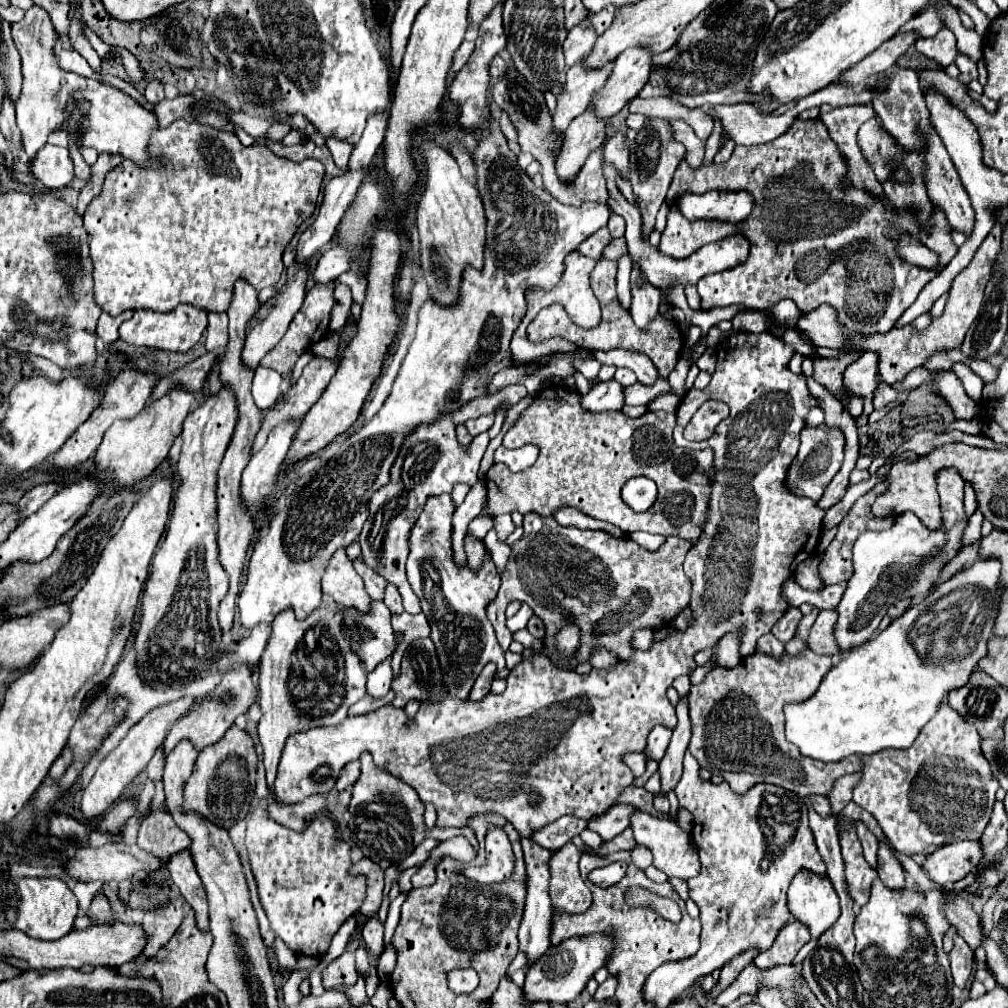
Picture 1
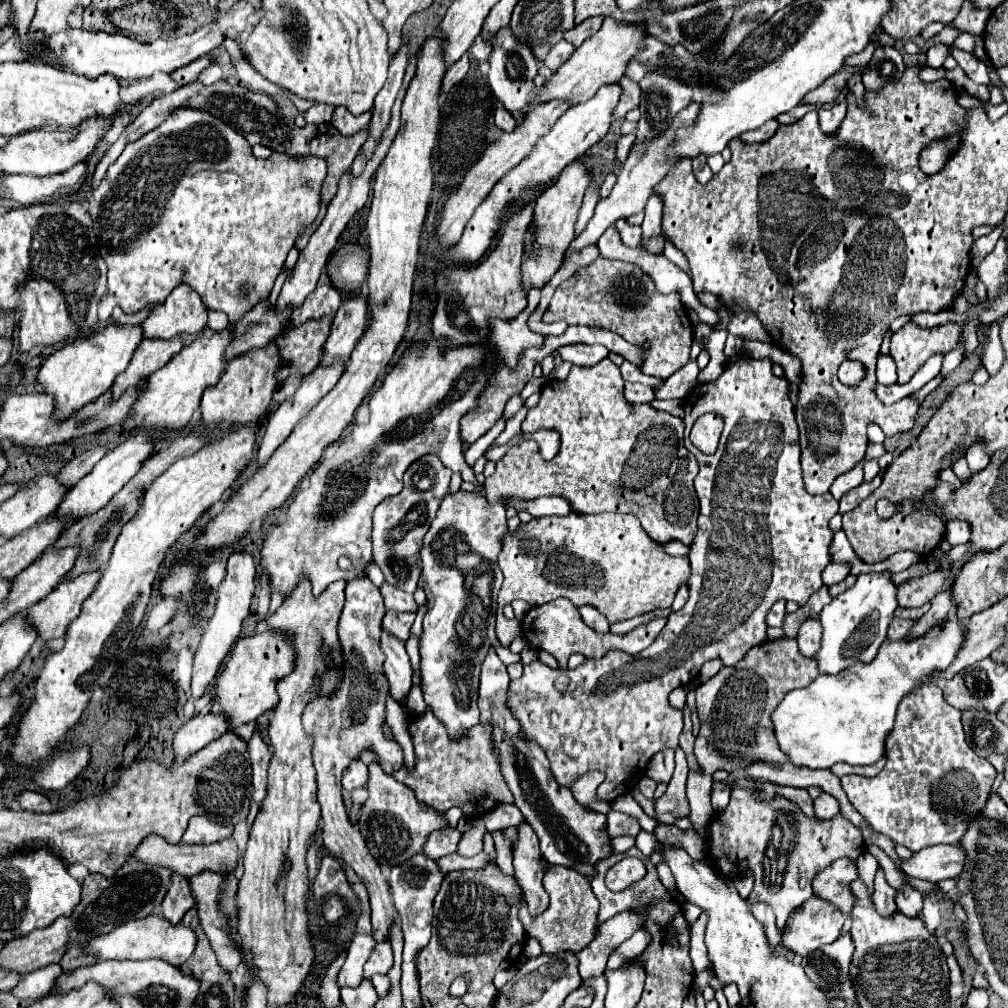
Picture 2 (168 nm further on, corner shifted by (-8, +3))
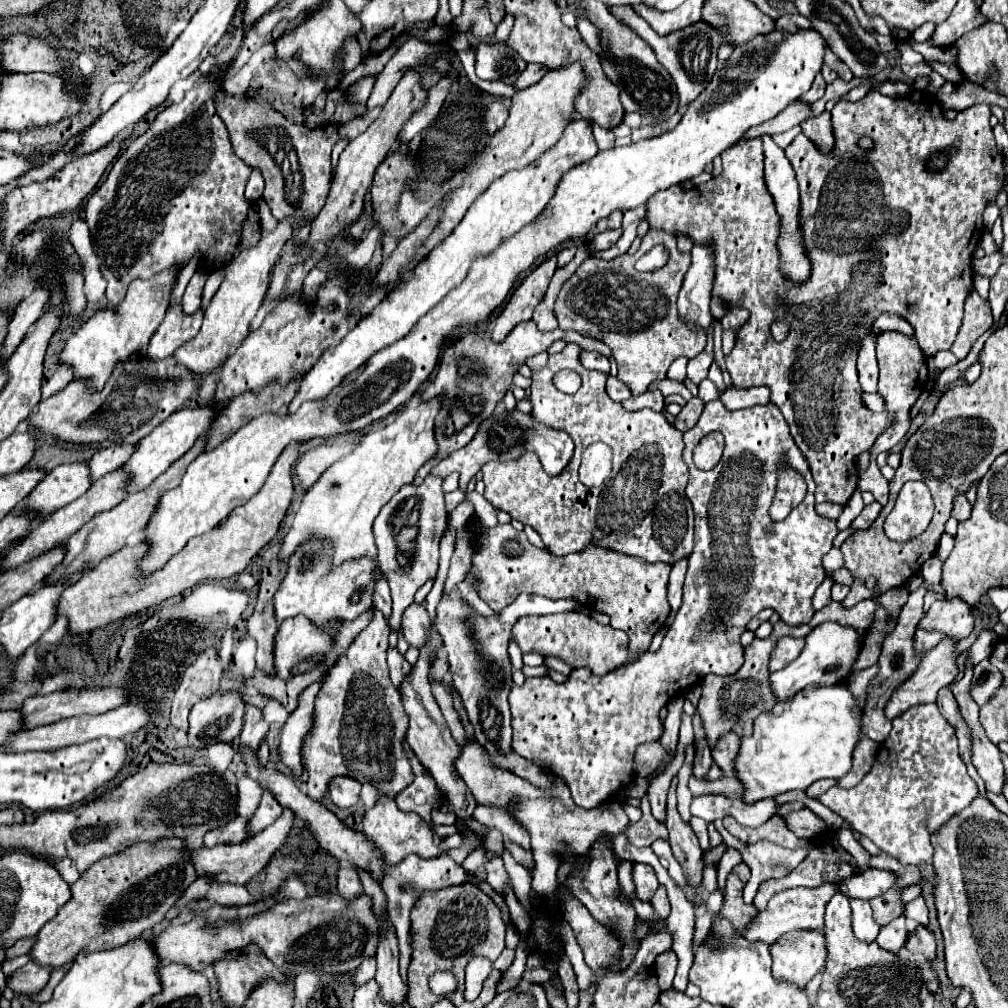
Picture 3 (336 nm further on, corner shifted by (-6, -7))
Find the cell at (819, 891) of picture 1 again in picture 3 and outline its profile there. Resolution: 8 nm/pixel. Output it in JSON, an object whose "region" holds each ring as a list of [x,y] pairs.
{"region":[[[796,930],[784,934],[780,942],[772,946],[772,976],[780,982],[792,982],[792,986],[804,988],[824,966],[826,962],[826,946],[824,946],[824,934],[820,930]]]}

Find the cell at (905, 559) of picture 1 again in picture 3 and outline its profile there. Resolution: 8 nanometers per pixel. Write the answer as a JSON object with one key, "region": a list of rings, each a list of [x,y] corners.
{"region":[[[824,622],[806,636],[806,646],[794,662],[790,662],[784,670],[778,670],[768,676],[772,694],[776,696],[776,700],[788,700],[796,692],[808,686],[832,686],[850,672],[850,666],[856,662],[858,652],[860,652],[860,642],[858,642],[856,630],[840,624]]]}

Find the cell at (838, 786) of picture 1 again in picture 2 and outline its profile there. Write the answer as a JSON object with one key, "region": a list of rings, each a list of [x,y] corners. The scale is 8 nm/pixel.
{"region":[[[822,792],[816,800],[814,800],[814,810],[816,810],[816,816],[822,818],[822,820],[828,820],[828,818],[834,818],[838,812],[840,812],[840,806],[838,806],[838,800],[826,792]]]}

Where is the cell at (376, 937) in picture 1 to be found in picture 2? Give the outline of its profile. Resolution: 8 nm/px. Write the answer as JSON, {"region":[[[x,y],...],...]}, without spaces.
{"region":[[[382,940],[374,946],[370,960],[364,964],[364,976],[372,978],[374,974],[386,974],[392,968],[392,946],[390,940]]]}

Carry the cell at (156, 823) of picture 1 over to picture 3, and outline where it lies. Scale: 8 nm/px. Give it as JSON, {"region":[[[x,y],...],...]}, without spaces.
{"region":[[[236,816],[226,826],[212,830],[204,836],[204,846],[216,846],[216,844],[240,844],[248,838],[248,818]]]}

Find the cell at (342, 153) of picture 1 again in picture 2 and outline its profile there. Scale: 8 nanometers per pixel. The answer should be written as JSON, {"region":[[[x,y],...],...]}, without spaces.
{"region":[[[336,108],[332,116],[332,126],[342,134],[342,136],[354,136],[358,134],[368,122],[372,114],[362,114],[362,116],[352,116],[346,108]]]}

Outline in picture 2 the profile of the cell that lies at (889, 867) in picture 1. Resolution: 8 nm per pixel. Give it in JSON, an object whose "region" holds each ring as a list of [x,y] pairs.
{"region":[[[904,884],[902,888],[896,890],[896,906],[902,914],[920,916],[922,914],[922,904],[924,904],[922,894],[916,888]]]}

